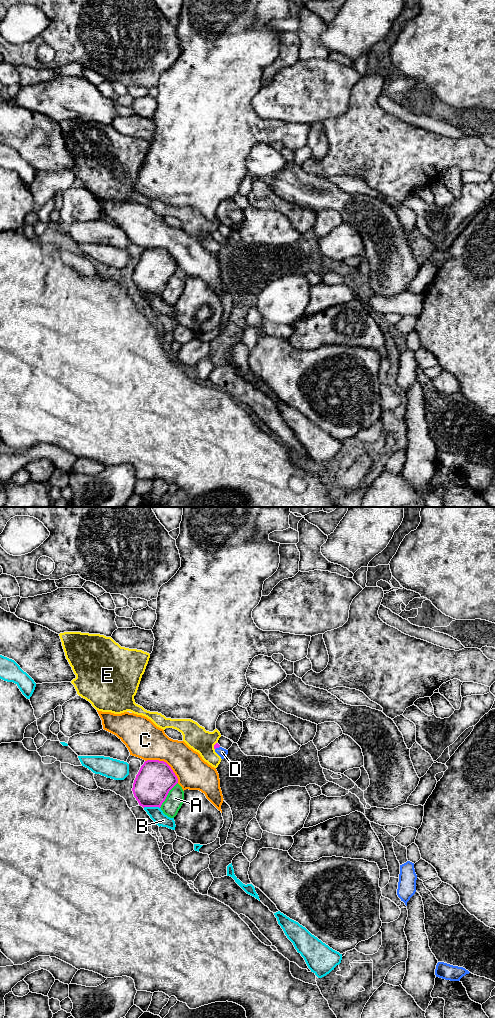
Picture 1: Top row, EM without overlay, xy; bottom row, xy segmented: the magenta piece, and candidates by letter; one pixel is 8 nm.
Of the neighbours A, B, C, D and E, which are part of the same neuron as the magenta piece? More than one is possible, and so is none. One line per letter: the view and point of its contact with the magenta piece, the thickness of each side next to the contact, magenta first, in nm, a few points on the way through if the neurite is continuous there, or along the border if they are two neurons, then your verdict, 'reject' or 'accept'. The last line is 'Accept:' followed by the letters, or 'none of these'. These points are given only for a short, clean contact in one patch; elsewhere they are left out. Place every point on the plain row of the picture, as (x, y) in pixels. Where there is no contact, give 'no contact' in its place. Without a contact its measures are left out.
A: contact xy (167, 282); calibres 300 and 140 nm; reject
B: contact xy (151, 294); calibres 300 and 110 nm; reject
C: contact xy (165, 250); calibres 300 and 300 nm; reject
D: contact xy (217, 235); calibres 40 and 70 nm; way xy (216, 233), (217, 235), (222, 240); accept
E: contact xy (214, 234); calibres 40 and 190 nm; reject
Accept: D

